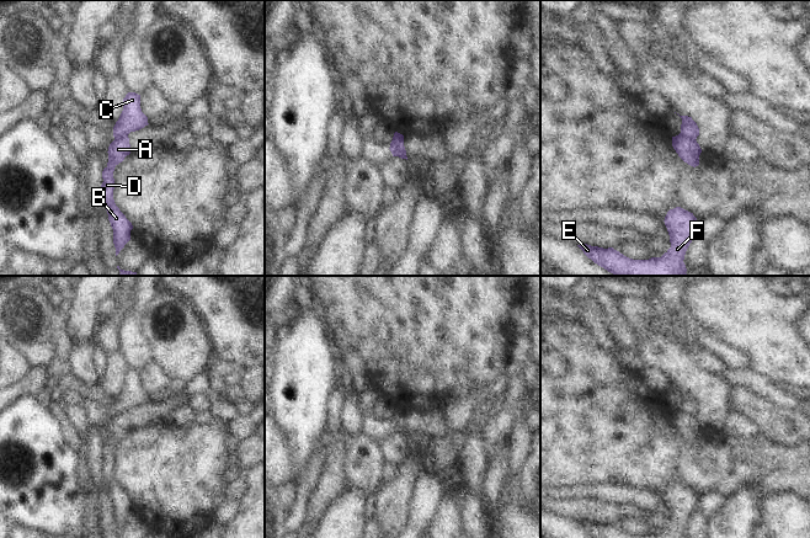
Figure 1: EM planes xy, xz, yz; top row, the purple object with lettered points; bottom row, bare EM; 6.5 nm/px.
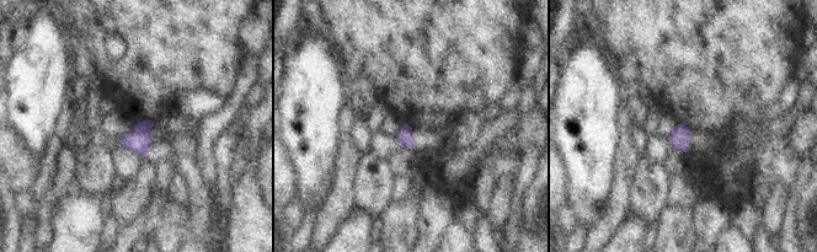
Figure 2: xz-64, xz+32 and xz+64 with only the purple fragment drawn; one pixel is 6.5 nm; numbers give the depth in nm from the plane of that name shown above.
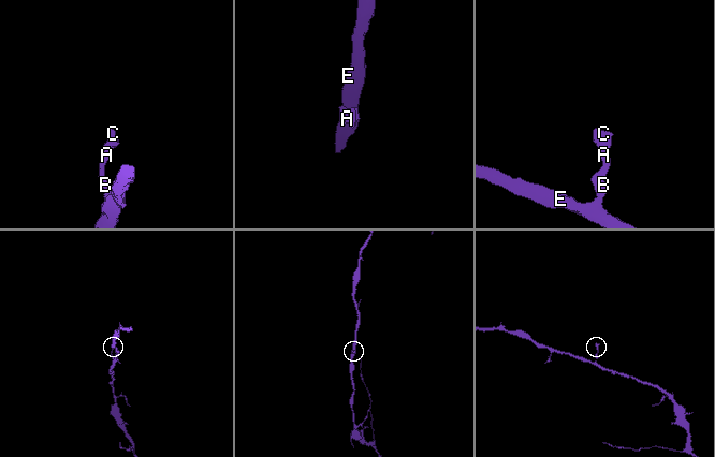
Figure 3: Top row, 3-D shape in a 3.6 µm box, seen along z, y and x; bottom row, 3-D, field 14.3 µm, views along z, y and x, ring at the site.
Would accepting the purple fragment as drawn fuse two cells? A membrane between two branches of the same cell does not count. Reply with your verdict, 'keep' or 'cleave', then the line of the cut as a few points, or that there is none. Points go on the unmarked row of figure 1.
cleave; cut xz (392, 417), (401, 427), (405, 427)

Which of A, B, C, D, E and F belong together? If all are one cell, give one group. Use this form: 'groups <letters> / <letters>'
groups A B D E F / C

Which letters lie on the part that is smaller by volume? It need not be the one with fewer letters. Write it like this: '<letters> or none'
C

